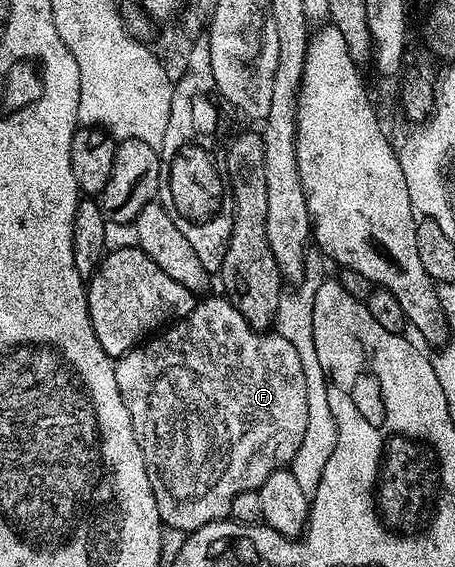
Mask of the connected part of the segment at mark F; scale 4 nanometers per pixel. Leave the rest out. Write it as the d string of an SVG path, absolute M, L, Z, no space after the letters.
M226 297L218 298L207 299L204 303L203 300L196 302L195 308L186 317L152 334L142 345L126 351L115 363L117 389L121 393L121 401L125 401L125 409L129 409L135 440L137 445L141 445L141 457L145 457L145 469L149 473L149 485L153 485L153 497L157 501L159 517L166 526L186 533L228 518L233 497L237 497L237 493L258 491L271 473L279 468L286 468L301 449L301 437L305 437L305 421L309 421L305 373L301 369L301 357L297 357L297 349L289 341L285 341L285 337L254 331Z

